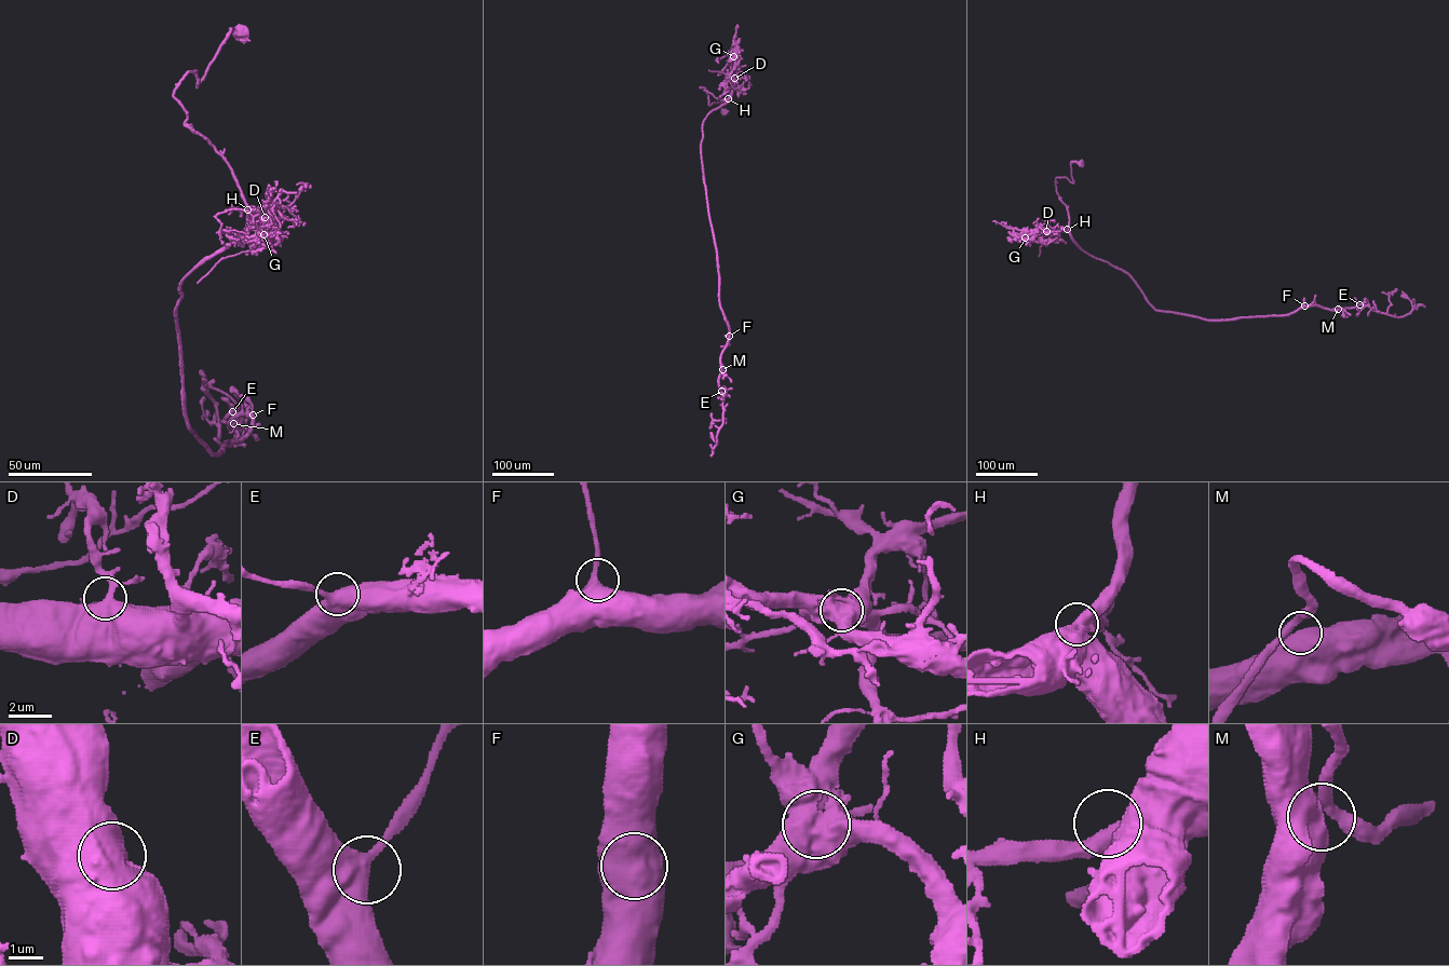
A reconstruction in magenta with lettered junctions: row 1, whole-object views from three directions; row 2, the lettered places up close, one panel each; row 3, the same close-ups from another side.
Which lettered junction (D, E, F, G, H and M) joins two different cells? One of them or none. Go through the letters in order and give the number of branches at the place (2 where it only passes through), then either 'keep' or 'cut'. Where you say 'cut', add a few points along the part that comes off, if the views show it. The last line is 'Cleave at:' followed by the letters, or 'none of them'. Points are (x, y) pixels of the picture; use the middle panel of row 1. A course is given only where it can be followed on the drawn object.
D: branches 3; keep
E: branches 2; keep
F: branches 2; keep
G: branches 3; cut; course (733, 56), (735, 60), (729, 80), (734, 89), (748, 79), (745, 75)
H: branches 2; keep
M: branches 2; keep
Cleave at: G

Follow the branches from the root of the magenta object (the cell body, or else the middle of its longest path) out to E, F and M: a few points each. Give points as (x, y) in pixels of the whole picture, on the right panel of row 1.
E: (1081, 163), (1071, 162), (1073, 182), (1056, 178), (1068, 231), (1126, 272), (1156, 310), (1223, 320), (1359, 304)
F: (1081, 163), (1071, 162), (1073, 182), (1056, 178), (1068, 231), (1126, 272), (1156, 310), (1223, 320), (1304, 305)
M: (1081, 163), (1071, 162), (1073, 182), (1056, 178), (1068, 231), (1126, 272), (1156, 310), (1223, 320), (1338, 309)

